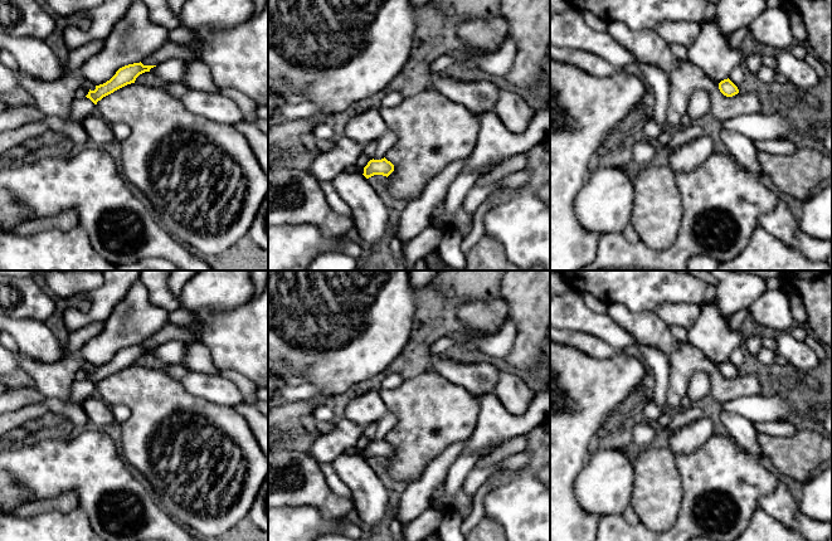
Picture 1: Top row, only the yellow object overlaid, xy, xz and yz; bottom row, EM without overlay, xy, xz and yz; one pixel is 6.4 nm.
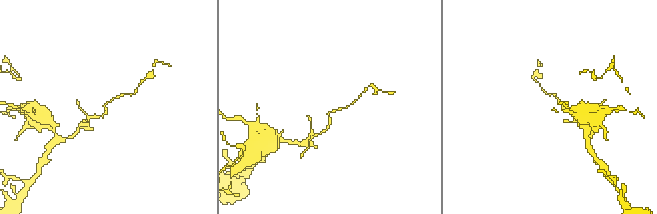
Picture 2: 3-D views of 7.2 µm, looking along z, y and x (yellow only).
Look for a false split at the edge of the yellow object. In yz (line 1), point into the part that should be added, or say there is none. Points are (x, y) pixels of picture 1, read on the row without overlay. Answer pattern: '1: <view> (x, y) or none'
1: none

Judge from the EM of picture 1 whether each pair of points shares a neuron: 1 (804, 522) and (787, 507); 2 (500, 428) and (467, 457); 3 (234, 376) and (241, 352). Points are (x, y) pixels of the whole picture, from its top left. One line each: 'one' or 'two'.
1: one
2: one
3: two

